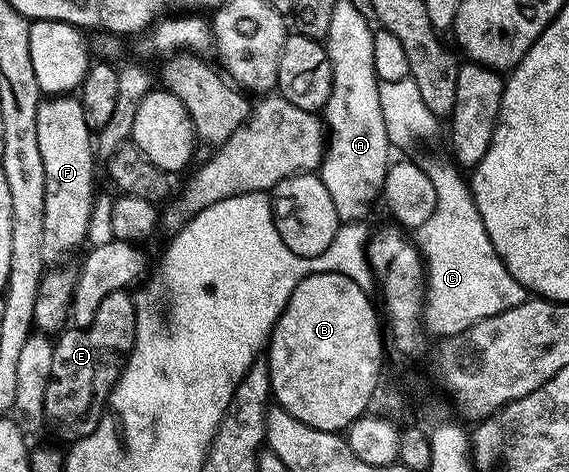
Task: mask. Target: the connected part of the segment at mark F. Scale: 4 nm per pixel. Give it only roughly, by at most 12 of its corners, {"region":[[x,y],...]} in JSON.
{"region":[[43,98],[44,261],[85,241],[96,143],[81,98]]}

